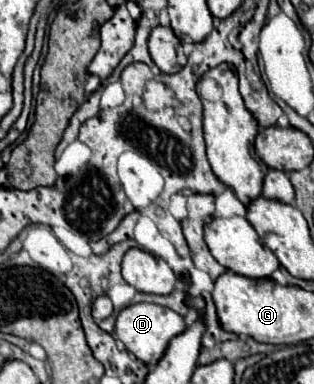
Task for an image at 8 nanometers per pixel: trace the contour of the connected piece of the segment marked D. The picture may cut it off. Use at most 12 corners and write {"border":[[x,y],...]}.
{"border":[[139,302],[119,312],[115,336],[155,366],[187,326],[177,312]]}

